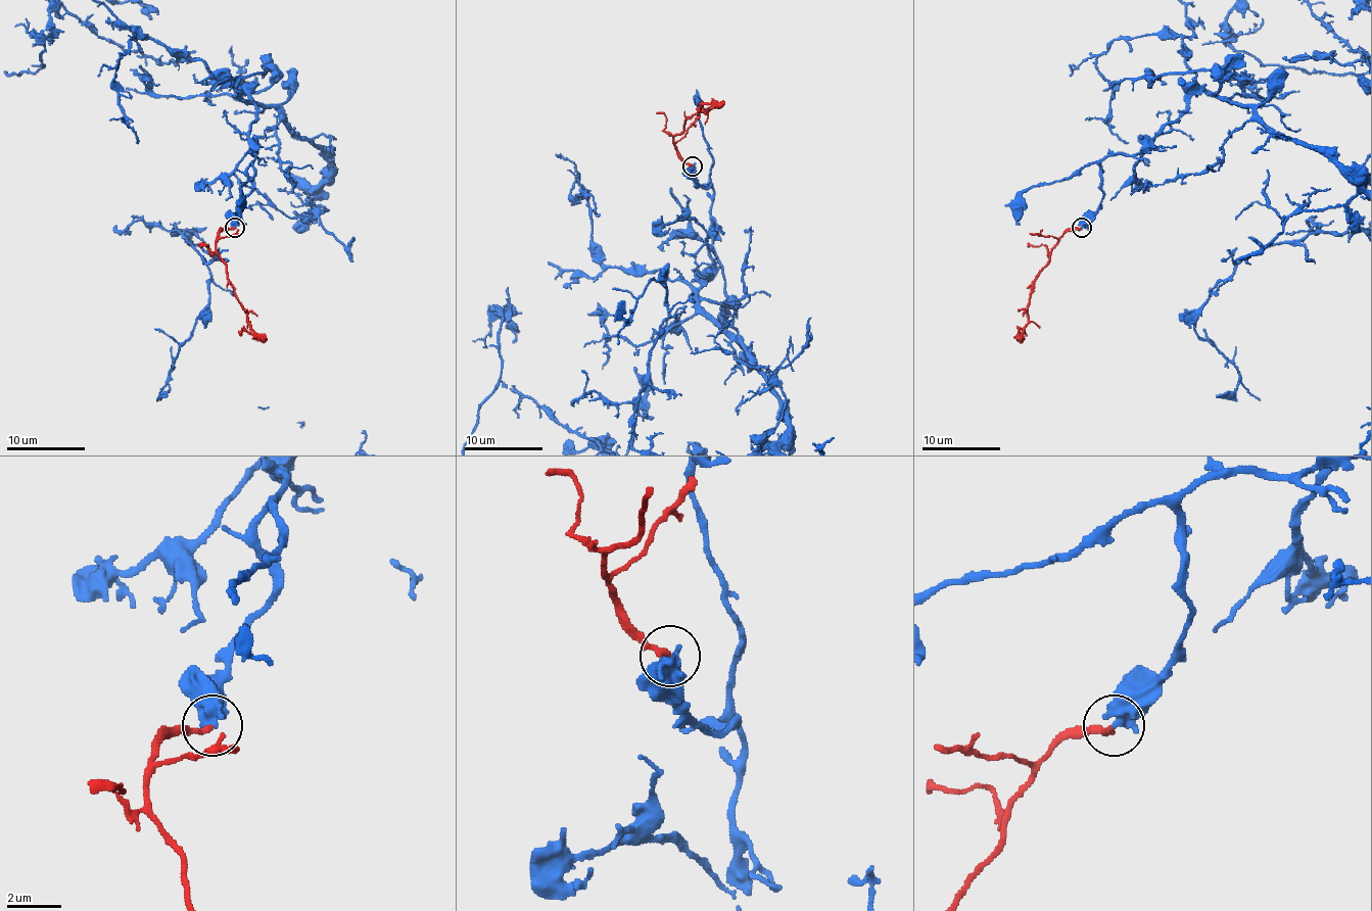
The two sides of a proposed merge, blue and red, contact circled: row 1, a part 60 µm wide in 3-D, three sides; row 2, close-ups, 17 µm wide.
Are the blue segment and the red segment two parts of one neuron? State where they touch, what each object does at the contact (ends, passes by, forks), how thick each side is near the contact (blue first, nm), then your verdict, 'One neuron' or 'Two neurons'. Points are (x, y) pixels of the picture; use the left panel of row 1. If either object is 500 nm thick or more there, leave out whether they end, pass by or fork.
Place: (234, 227). Thickness 650 nm (blue) against 200 nm. One neuron

